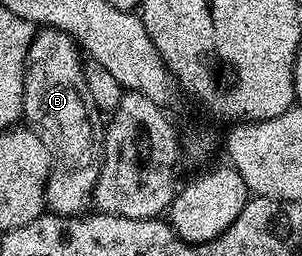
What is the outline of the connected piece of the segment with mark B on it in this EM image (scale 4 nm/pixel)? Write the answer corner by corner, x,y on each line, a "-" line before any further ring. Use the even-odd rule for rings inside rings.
48,27
42,28
36,34
29,48
29,66
25,69
25,116
28,128
32,129
37,134
39,139
43,139
43,143
47,147
51,158
51,168
49,170
49,181
45,184
45,203
50,213
58,213
60,217
76,217
86,212
85,208
90,208
93,205
93,189
97,185
97,180
101,175
101,164
105,159
105,130
106,126
101,125
103,114
100,107
95,103
95,99
91,99
91,90
87,87
87,79
85,78
85,61
83,60
82,50
79,48
76,41
69,34
51,29

